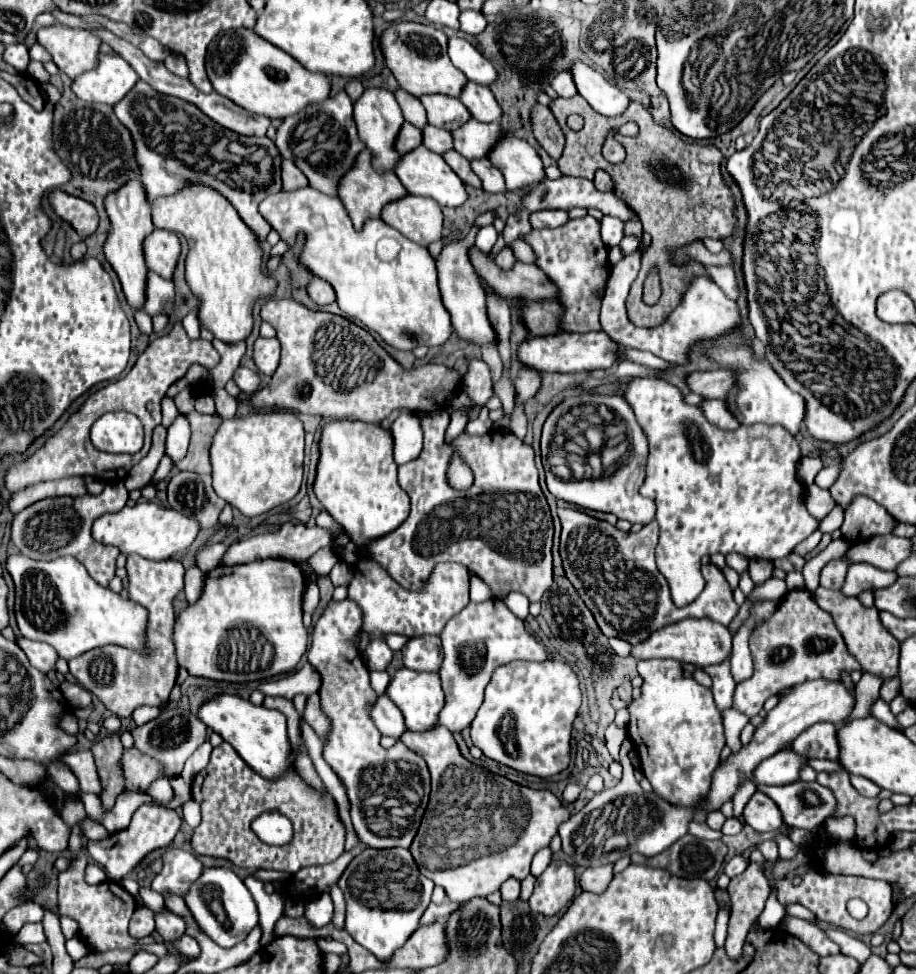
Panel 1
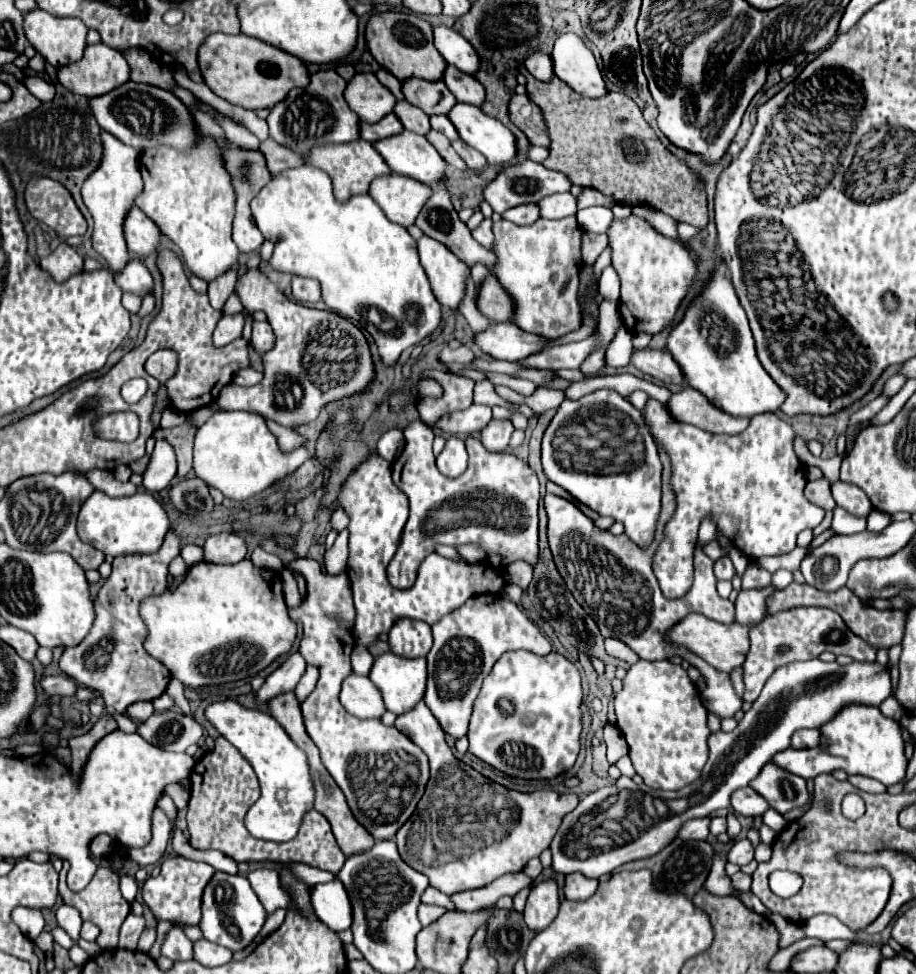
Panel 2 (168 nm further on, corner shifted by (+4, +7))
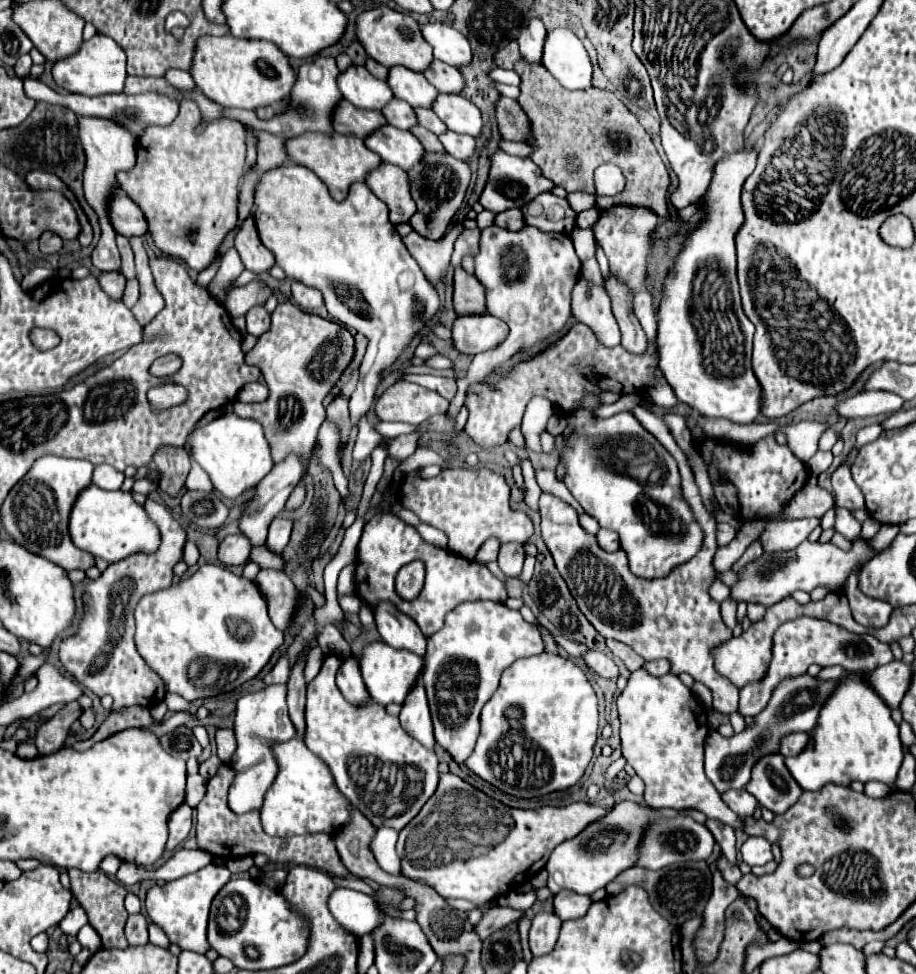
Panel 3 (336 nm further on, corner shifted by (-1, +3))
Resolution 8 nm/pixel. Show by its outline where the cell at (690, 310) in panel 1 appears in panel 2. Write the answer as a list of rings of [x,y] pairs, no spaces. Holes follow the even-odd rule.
[[[634,215],[624,221],[614,219],[610,225],[610,247],[612,247],[612,265],[620,275],[622,293],[618,311],[624,321],[624,327],[632,335],[648,333],[658,335],[672,325],[674,313],[678,311],[688,289],[694,285],[698,275],[696,263],[690,259],[684,247],[660,233],[654,233],[650,225]]]

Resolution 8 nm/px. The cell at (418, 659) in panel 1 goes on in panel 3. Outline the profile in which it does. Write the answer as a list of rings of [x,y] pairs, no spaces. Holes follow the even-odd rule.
[[[377,601],[373,615],[377,631],[387,645],[419,653],[421,657],[425,655],[427,639],[423,637],[421,629],[415,625],[415,621],[411,621],[411,617],[403,615],[391,601]]]

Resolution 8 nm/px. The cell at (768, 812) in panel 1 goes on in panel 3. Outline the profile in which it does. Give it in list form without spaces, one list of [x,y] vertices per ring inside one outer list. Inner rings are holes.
[[[729,789],[729,791],[725,791],[725,793],[721,795],[721,799],[723,799],[725,805],[731,807],[739,817],[749,817],[749,815],[753,815],[755,807],[759,805],[757,799],[755,799],[751,793],[747,793],[745,789]]]

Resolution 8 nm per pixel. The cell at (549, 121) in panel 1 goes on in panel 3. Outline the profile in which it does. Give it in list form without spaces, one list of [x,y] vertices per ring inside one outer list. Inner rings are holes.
[[[499,97],[499,101],[495,103],[495,117],[497,117],[497,127],[503,139],[509,139],[509,141],[529,139],[531,135],[529,119],[515,99]]]

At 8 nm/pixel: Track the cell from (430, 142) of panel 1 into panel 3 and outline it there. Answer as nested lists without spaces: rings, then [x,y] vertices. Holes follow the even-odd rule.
[[[391,99],[385,107],[383,107],[383,117],[387,119],[389,125],[397,127],[397,129],[411,129],[415,123],[415,111],[411,105],[407,105],[405,101],[399,99]]]

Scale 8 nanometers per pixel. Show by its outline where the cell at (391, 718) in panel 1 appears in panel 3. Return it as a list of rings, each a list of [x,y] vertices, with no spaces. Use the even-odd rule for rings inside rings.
[[[353,657],[343,659],[337,671],[337,687],[347,701],[353,705],[363,705],[367,697],[367,689],[363,689],[363,679],[359,677],[359,663]]]

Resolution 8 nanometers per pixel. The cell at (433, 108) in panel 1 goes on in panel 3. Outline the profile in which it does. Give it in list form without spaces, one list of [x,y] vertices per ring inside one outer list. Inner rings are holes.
[[[399,65],[389,69],[387,85],[397,99],[407,101],[411,107],[431,107],[431,101],[435,101],[439,93],[421,73]]]

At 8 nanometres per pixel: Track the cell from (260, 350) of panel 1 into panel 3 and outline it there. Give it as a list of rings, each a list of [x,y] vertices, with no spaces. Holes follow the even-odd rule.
[[[263,305],[249,309],[245,319],[247,319],[247,333],[251,333],[255,337],[259,337],[261,333],[265,333],[269,329],[269,311]]]

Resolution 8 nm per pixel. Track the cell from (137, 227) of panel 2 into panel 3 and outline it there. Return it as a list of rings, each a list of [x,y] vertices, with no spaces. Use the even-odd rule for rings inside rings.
[[[115,183],[107,197],[107,217],[113,229],[125,237],[141,237],[147,233],[147,221],[135,201]]]

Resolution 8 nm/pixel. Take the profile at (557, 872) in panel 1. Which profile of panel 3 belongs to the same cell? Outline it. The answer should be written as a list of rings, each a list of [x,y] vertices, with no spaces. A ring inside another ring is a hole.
[[[553,913],[535,915],[535,919],[531,923],[531,931],[529,931],[529,947],[531,947],[533,957],[551,953],[551,949],[555,947],[559,929],[561,929],[561,921],[557,917],[553,917]]]

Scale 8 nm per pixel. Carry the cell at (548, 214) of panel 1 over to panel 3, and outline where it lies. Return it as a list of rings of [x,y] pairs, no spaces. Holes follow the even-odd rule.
[[[505,209],[501,213],[495,215],[495,225],[509,229],[509,231],[519,231],[523,229],[523,215],[519,213],[519,209]]]

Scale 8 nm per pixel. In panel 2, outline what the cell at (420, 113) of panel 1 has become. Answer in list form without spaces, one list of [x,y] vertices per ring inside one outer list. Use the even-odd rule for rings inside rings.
[[[380,69],[380,71],[376,73],[376,77],[378,77],[378,81],[380,81],[384,87],[388,87],[388,89],[394,93],[394,97],[396,97],[398,101],[404,99],[404,93],[402,93],[402,81],[398,81],[390,71]]]

